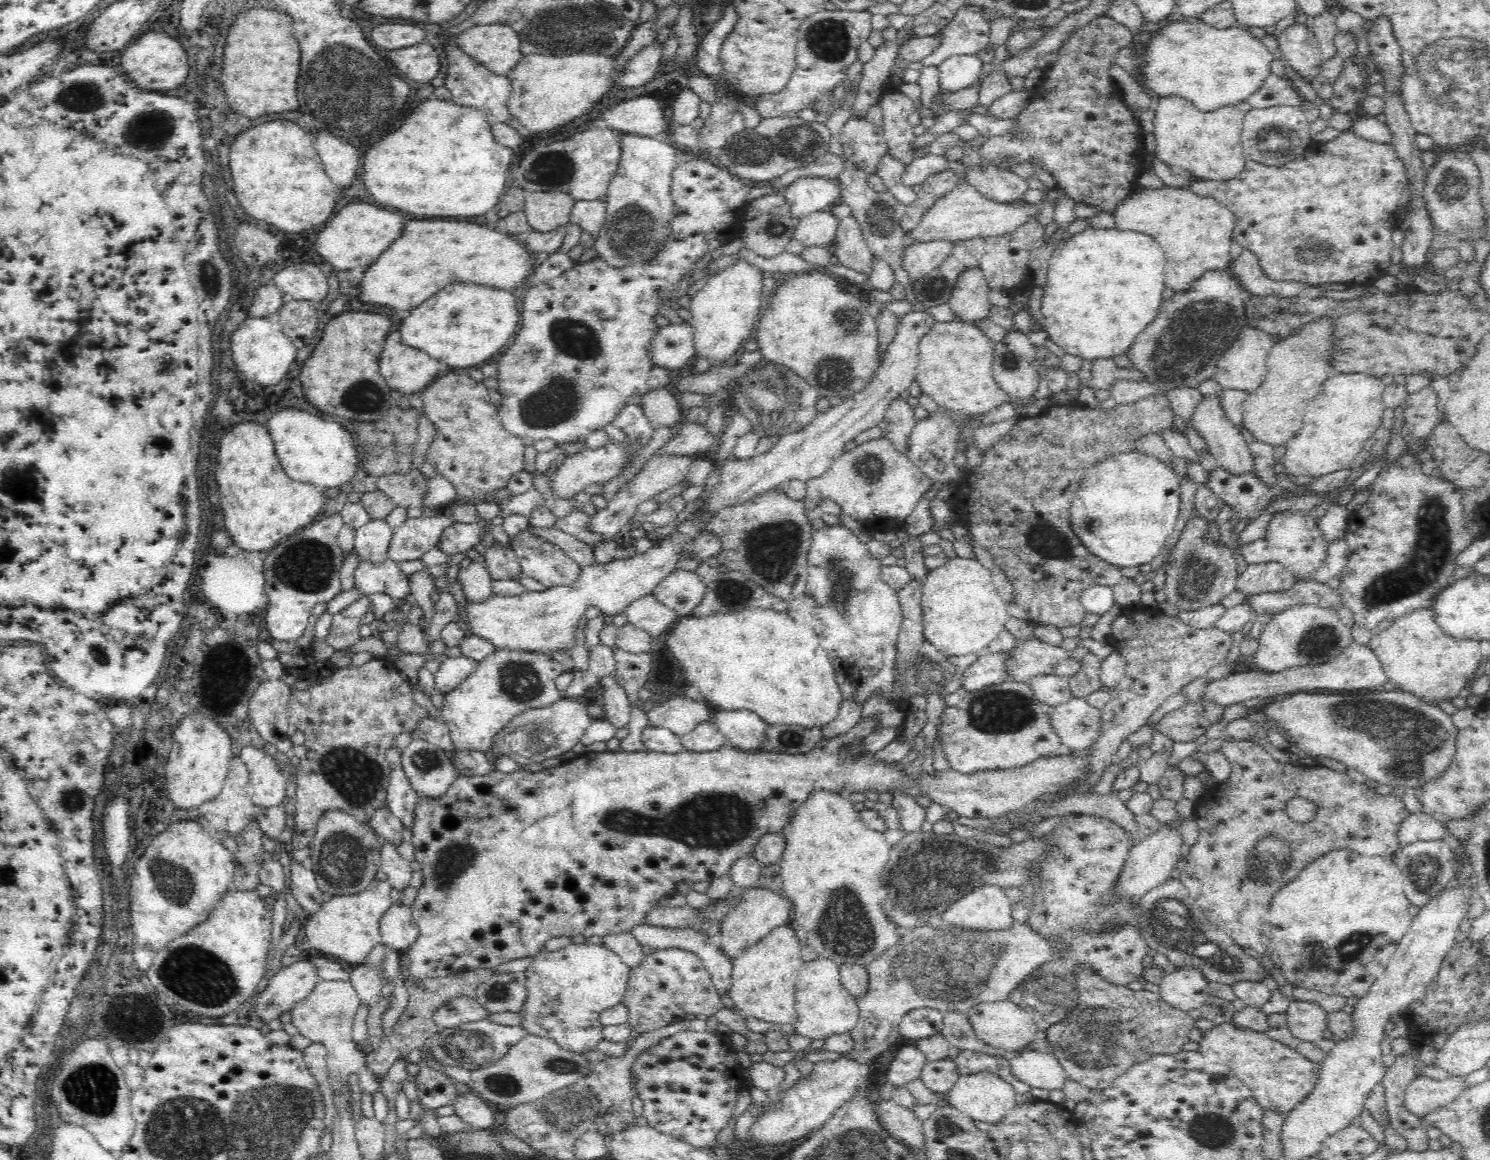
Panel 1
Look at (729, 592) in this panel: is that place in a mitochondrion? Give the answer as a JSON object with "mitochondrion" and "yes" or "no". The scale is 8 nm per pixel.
{"mitochondrion":"yes"}

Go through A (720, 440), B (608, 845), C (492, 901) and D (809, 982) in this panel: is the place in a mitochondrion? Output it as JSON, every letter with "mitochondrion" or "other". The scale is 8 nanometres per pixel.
{"A":"other","B":"other","C":"other","D":"other"}

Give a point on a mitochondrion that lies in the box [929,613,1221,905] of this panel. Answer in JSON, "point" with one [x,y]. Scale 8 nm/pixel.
{"point":[1000,710]}

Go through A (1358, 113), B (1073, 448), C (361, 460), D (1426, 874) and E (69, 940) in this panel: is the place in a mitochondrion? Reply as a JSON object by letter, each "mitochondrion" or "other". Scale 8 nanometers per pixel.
{"A":"other","B":"other","C":"other","D":"mitochondrion","E":"other"}

